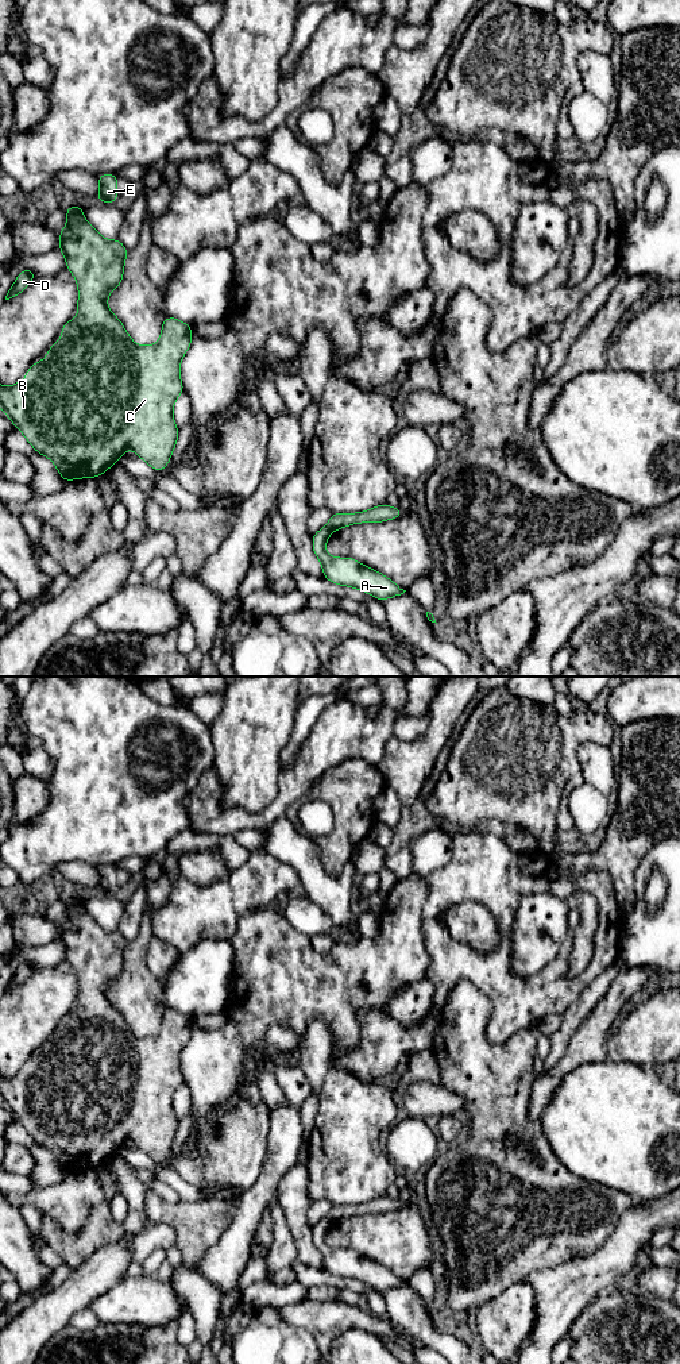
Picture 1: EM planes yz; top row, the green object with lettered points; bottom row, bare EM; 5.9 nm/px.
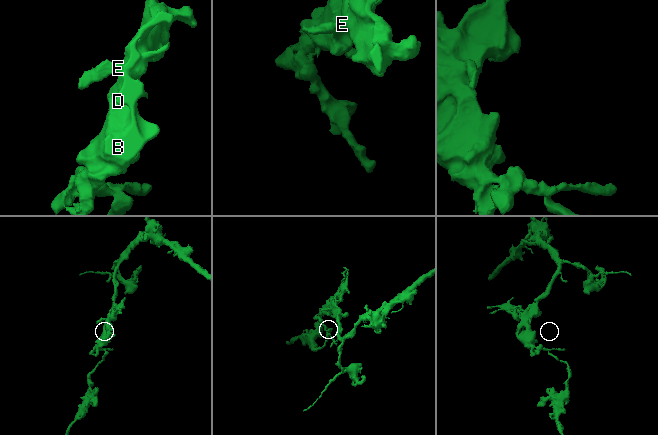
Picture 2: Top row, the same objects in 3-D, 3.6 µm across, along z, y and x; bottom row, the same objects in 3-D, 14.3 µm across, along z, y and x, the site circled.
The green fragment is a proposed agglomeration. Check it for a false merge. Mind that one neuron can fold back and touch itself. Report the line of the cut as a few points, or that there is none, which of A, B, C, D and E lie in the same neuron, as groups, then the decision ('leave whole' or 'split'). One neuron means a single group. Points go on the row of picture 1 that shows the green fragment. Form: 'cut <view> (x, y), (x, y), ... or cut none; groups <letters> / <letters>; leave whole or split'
cut yz (325, 527), (329, 532); groups A / B C D E; split

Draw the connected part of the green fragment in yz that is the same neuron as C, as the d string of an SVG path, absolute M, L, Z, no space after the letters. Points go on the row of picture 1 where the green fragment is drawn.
M82 208L65 209L66 227L57 235L62 242L57 247L66 259L67 270L78 284L78 317L62 327L62 339L53 343L42 362L35 362L23 375L26 382L5 388L0 385L0 409L26 436L32 448L51 459L62 479L78 479L103 475L128 448L161 471L169 465L179 431L173 419L173 405L183 392L179 377L181 359L190 347L193 328L174 317L165 317L161 338L154 346L138 346L132 342L121 321L107 305L112 289L123 281L127 248L117 239L104 239L85 219Z

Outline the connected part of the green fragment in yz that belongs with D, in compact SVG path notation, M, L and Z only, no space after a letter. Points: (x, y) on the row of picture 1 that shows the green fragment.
M31 269L23 270L13 282L12 288L8 290L5 300L9 300L18 294L20 294L35 278L36 276Z

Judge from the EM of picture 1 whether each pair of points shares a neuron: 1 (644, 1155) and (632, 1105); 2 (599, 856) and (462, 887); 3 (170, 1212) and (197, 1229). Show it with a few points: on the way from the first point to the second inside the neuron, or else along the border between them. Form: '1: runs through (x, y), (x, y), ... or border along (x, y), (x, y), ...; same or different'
1: runs through (644, 1143), (632, 1129), (632, 1117); same
2: border along (551, 856), (557, 867), (571, 878), (590, 873); different
3: runs through (177, 1214), (184, 1216), (190, 1222); same

